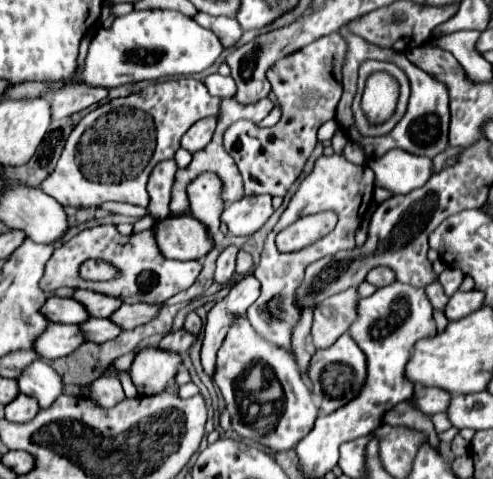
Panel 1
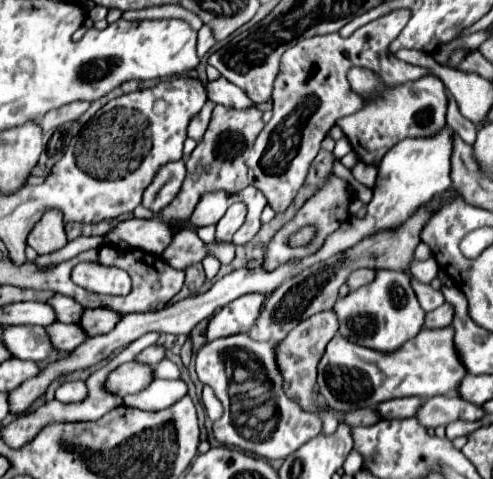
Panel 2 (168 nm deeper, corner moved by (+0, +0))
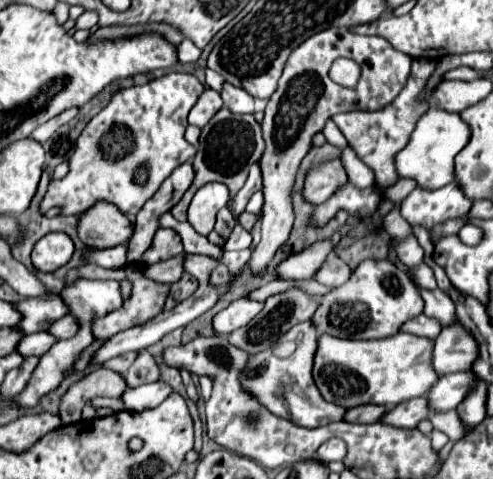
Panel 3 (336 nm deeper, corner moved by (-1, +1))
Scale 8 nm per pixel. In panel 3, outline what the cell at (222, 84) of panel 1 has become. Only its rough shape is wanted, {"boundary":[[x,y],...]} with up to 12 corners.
{"boundary":[[225,83],[221,97],[233,113],[253,113],[253,97]]}

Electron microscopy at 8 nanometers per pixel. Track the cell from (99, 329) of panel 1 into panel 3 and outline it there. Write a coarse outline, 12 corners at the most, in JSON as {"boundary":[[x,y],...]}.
{"boundary":[[45,331],[23,335],[15,351],[45,355],[57,339]]}

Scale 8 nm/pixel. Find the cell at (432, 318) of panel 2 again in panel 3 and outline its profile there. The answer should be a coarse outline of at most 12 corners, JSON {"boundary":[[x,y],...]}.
{"boundary":[[425,315],[403,323],[401,331],[435,339],[441,327]]}

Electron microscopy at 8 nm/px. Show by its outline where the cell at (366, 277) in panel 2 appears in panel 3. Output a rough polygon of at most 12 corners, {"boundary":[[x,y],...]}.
{"boundary":[[327,255],[313,275],[327,287],[339,287],[351,269],[337,255]]}

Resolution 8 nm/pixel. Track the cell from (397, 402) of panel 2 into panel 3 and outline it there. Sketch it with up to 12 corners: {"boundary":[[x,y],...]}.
{"boundary":[[359,405],[347,409],[343,421],[375,423],[385,407]]}

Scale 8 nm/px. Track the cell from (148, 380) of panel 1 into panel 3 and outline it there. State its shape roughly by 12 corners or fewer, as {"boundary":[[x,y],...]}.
{"boundary":[[95,369],[59,403],[63,425],[81,423],[93,397],[121,397],[121,375]]}

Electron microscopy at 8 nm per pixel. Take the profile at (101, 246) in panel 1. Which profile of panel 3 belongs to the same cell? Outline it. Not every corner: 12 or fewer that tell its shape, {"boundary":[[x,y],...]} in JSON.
{"boundary":[[139,265],[71,269],[67,283],[129,279],[131,297],[93,323],[95,339],[143,325],[163,309],[169,285],[145,279]]}

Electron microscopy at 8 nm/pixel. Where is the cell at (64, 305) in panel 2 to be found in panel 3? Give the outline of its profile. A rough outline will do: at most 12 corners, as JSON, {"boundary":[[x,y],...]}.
{"boundary":[[59,295],[21,299],[13,307],[21,313],[19,331],[45,331],[67,315]]}

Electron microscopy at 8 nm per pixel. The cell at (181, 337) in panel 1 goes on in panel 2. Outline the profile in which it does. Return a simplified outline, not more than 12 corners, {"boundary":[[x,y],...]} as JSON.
{"boundary":[[154,344],[142,350],[136,360],[156,364],[166,358],[166,350]]}

